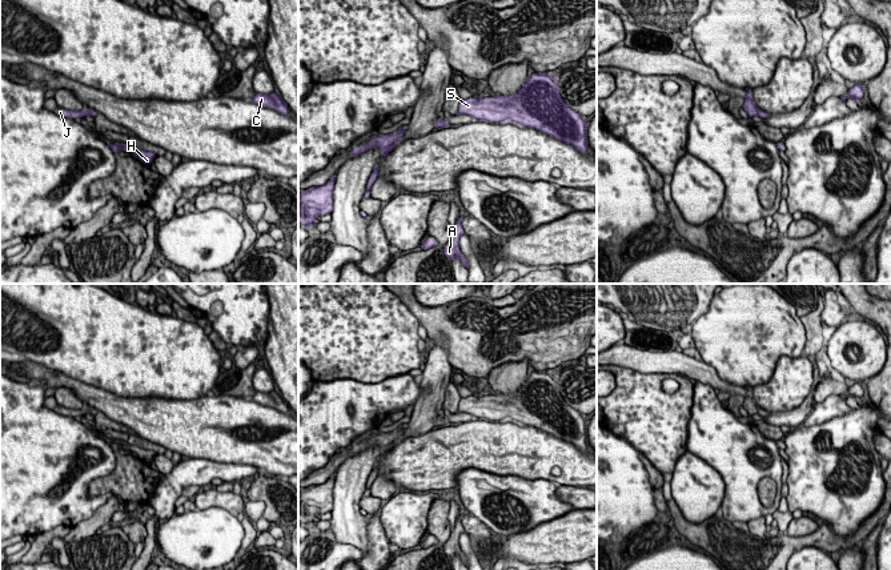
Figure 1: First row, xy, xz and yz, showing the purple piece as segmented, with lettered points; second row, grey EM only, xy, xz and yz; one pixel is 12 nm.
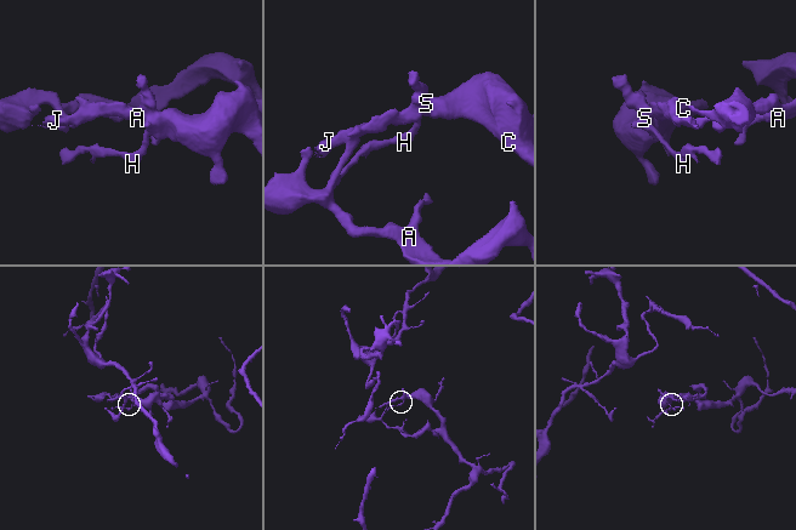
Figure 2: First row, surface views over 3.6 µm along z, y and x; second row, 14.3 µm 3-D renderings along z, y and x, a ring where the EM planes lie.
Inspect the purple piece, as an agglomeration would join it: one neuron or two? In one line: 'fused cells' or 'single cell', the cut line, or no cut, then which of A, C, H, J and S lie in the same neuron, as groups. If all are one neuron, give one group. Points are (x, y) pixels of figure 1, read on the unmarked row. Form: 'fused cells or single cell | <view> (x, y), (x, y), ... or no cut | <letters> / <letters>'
fused cells | xz (394, 441), (381, 448) | A / C H J S

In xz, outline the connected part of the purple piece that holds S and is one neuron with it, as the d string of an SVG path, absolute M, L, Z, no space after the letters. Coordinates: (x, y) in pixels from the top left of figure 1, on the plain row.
M534 370L511 394L461 398L455 413L470 413L475 420L510 420L534 426L587 453L587 421L565 401L550 372Z

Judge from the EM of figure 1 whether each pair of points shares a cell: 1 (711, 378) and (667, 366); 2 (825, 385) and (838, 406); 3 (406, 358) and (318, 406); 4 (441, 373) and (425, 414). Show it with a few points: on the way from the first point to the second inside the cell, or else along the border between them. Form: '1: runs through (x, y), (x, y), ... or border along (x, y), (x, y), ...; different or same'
1: runs through (701, 372), (689, 366), (678, 366); same
2: border along (839, 393), (831, 393), (821, 402), (815, 402); different
3: border along (394, 376), (376, 382), (333, 380); different
4: runs through (433, 384), (433, 396), (428, 404); same

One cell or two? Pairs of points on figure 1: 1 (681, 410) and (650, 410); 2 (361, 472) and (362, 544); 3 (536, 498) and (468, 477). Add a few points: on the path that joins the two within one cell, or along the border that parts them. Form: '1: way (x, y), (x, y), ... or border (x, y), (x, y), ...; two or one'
1: way (673, 410), (658, 410); one
2: way (350, 489), (350, 526); one
3: way (518, 485), (514, 482), (498, 482), (485, 476); one

